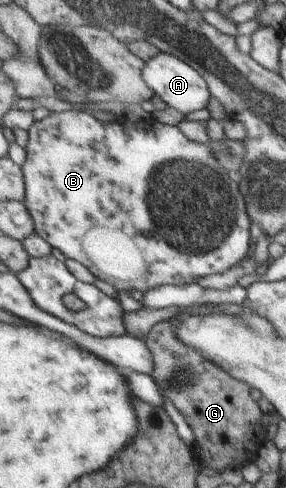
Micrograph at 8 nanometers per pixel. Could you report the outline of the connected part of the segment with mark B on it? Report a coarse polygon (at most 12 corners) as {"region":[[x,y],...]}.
{"region":[[153,118],[27,132],[34,232],[117,291],[247,257],[239,176]]}

